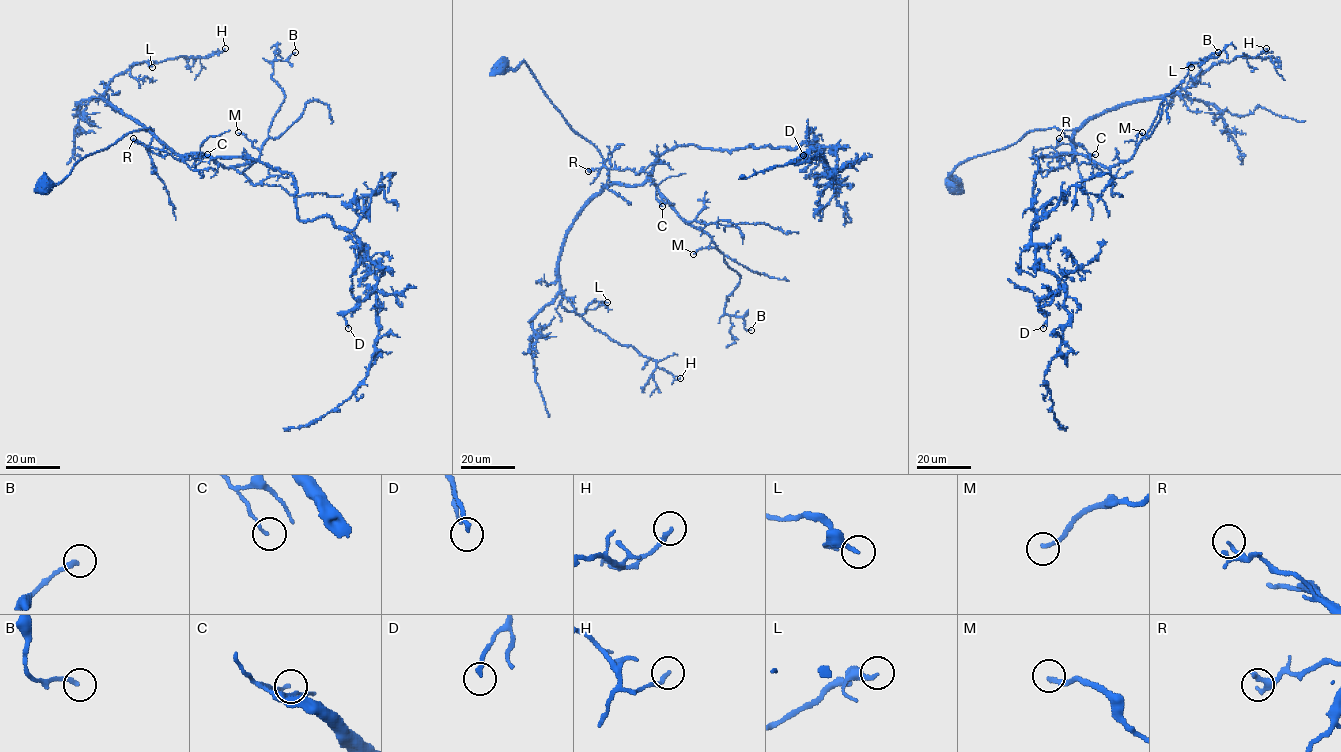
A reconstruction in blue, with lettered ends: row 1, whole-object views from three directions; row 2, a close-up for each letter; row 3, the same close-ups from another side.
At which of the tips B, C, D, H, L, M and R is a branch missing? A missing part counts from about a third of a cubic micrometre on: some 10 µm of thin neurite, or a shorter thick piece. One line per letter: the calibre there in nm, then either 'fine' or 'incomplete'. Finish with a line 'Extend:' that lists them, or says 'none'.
B: calibre 200 nm; fine
C: calibre 130 nm; fine
D: calibre 180 nm; fine
H: calibre 180 nm; fine
L: calibre 260 nm; fine
M: calibre 170 nm; incomplete
R: calibre 150 nm; fine
Extend: M

